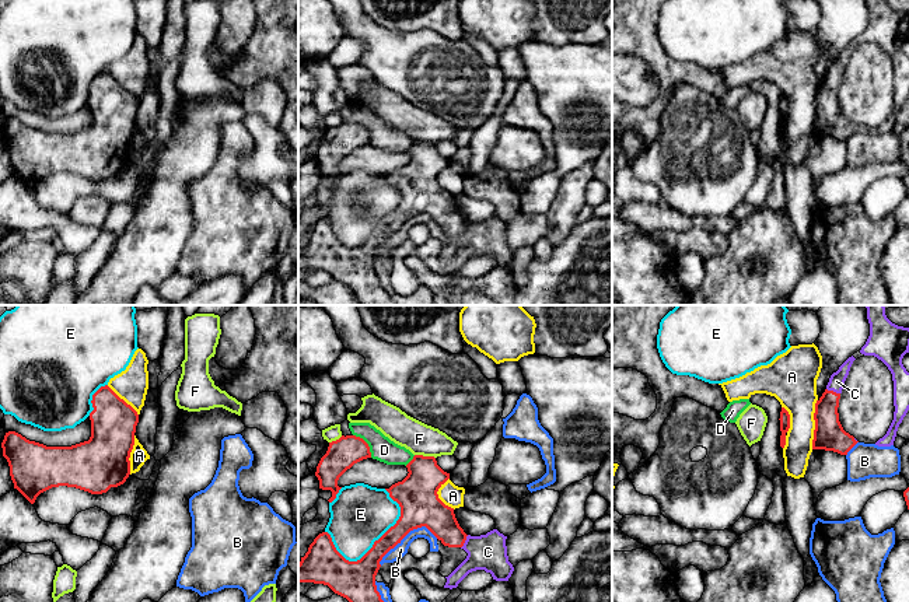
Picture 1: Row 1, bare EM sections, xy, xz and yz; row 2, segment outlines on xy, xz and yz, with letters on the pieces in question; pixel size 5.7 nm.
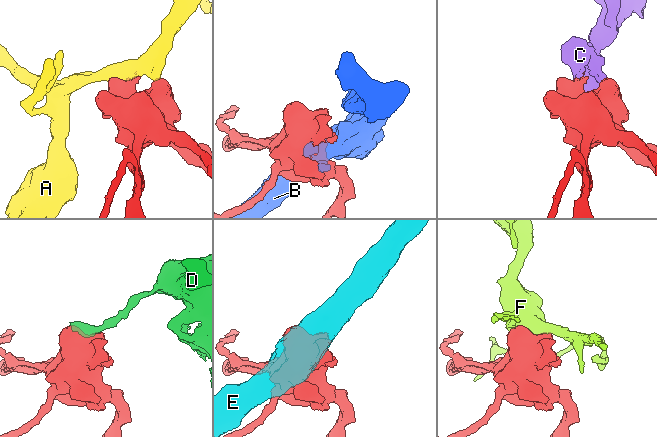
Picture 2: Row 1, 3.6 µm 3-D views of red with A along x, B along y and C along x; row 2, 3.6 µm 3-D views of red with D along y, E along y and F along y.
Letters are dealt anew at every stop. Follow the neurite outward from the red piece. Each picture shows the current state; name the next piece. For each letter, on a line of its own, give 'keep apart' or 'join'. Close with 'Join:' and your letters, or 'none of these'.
A: keep apart
B: keep apart
C: join
D: keep apart
E: keep apart
F: keep apart
Join: C

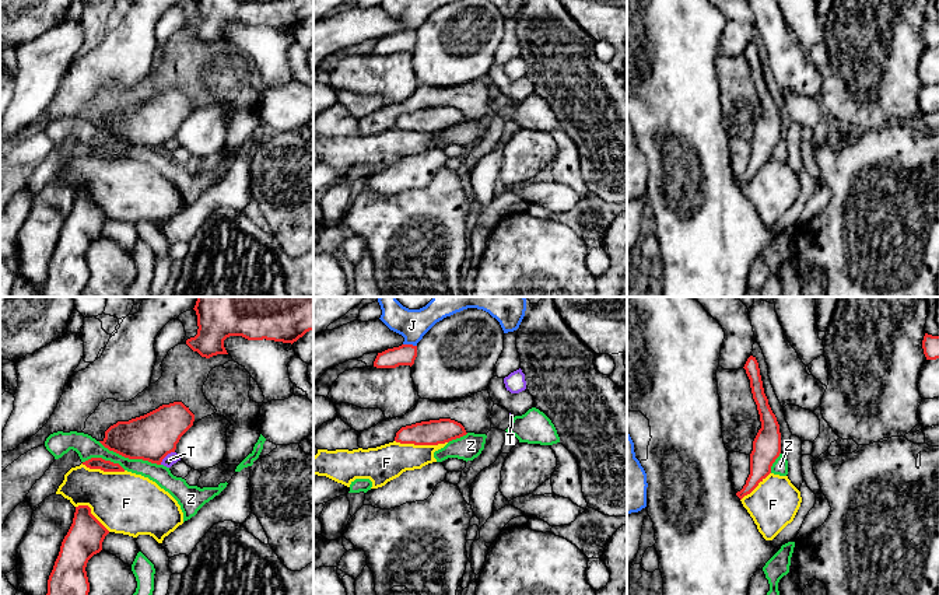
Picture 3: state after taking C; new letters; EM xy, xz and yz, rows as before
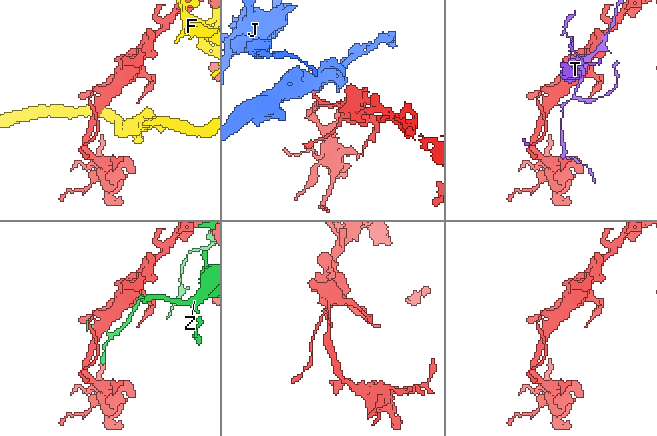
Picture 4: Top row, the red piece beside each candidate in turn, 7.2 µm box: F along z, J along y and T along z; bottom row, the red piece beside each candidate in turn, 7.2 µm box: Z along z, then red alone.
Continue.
F: keep apart
J: keep apart
T: keep apart
Z: keep apart
Join: none of these

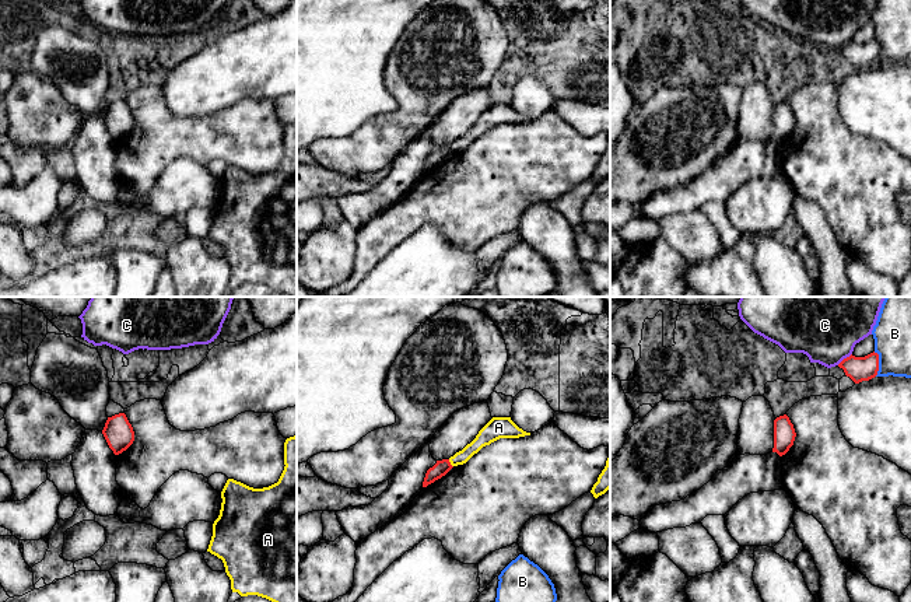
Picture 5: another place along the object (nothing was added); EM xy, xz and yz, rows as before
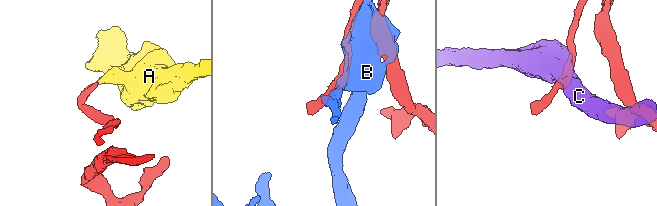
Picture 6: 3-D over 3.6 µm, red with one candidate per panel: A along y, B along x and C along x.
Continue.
A: keep apart
B: keep apart
C: keep apart
Join: none of these

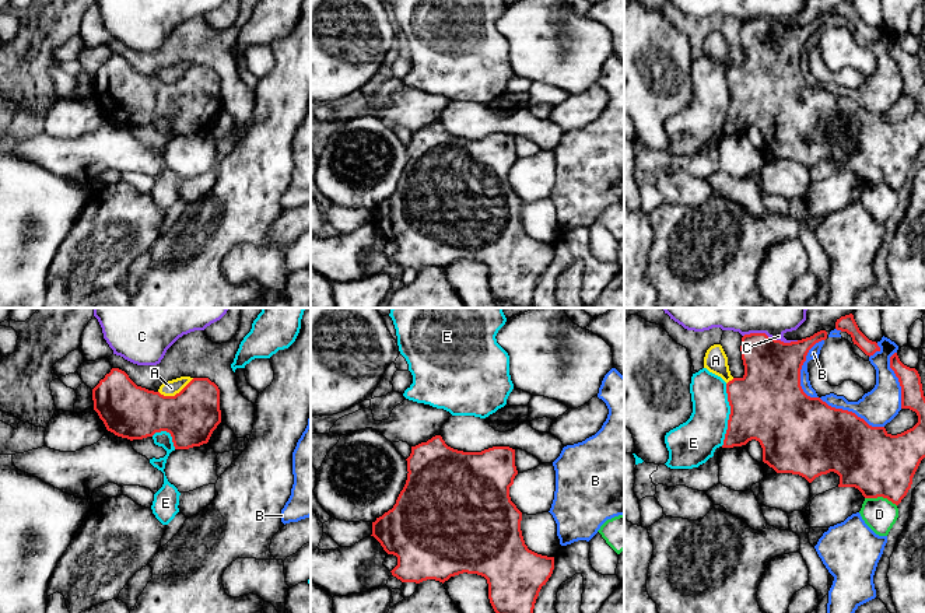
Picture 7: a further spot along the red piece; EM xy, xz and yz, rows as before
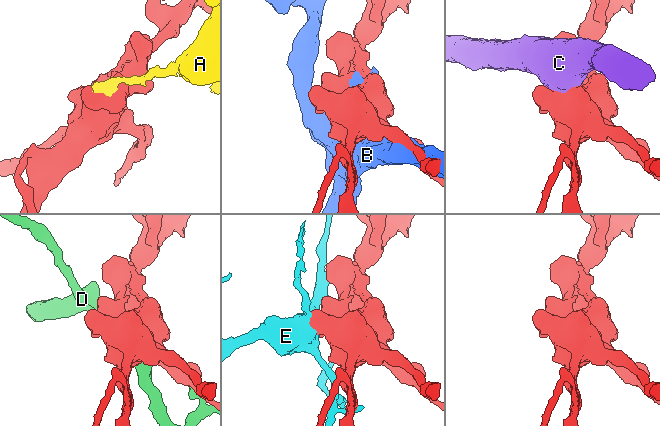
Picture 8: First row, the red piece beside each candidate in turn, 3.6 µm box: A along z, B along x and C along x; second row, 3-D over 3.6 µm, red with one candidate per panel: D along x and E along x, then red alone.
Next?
A: keep apart
B: keep apart
C: keep apart
D: keep apart
E: keep apart
Join: none of these

